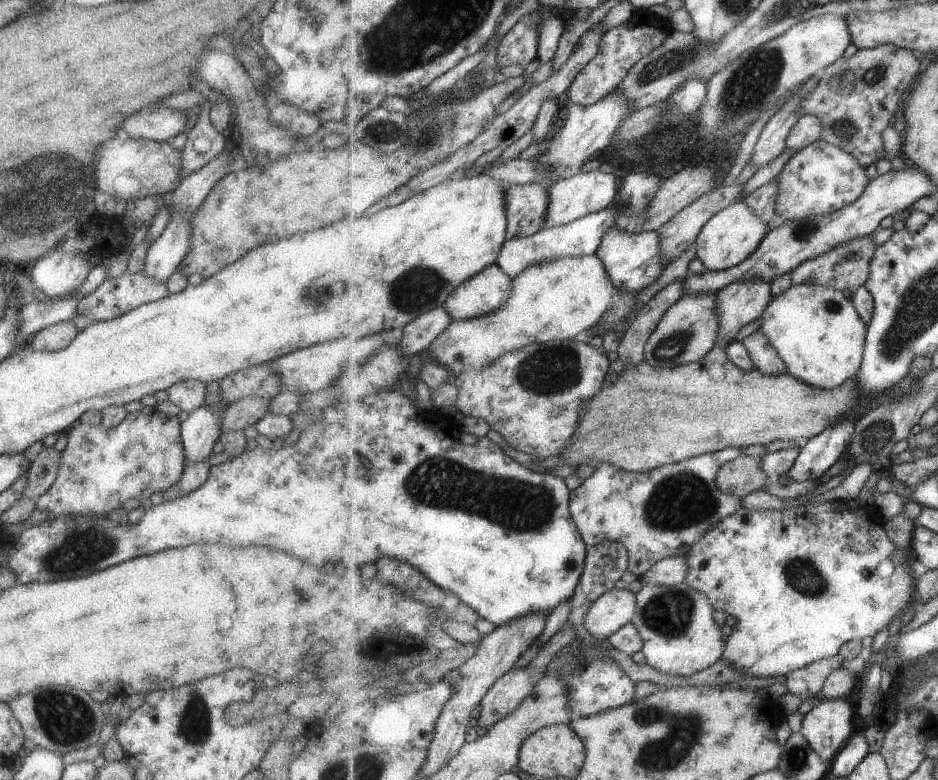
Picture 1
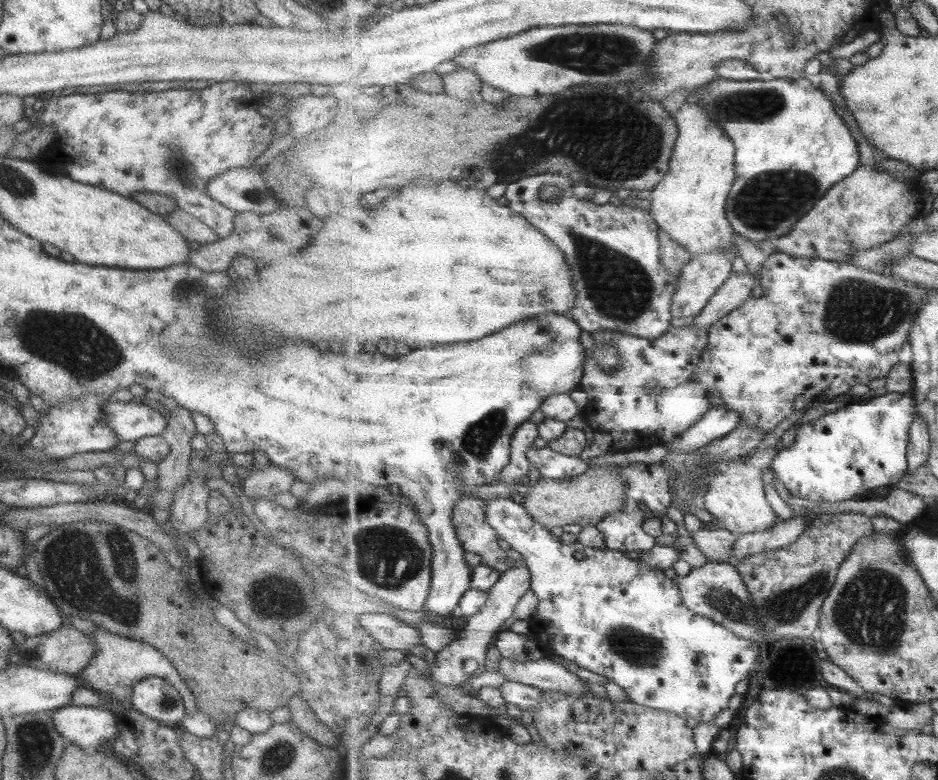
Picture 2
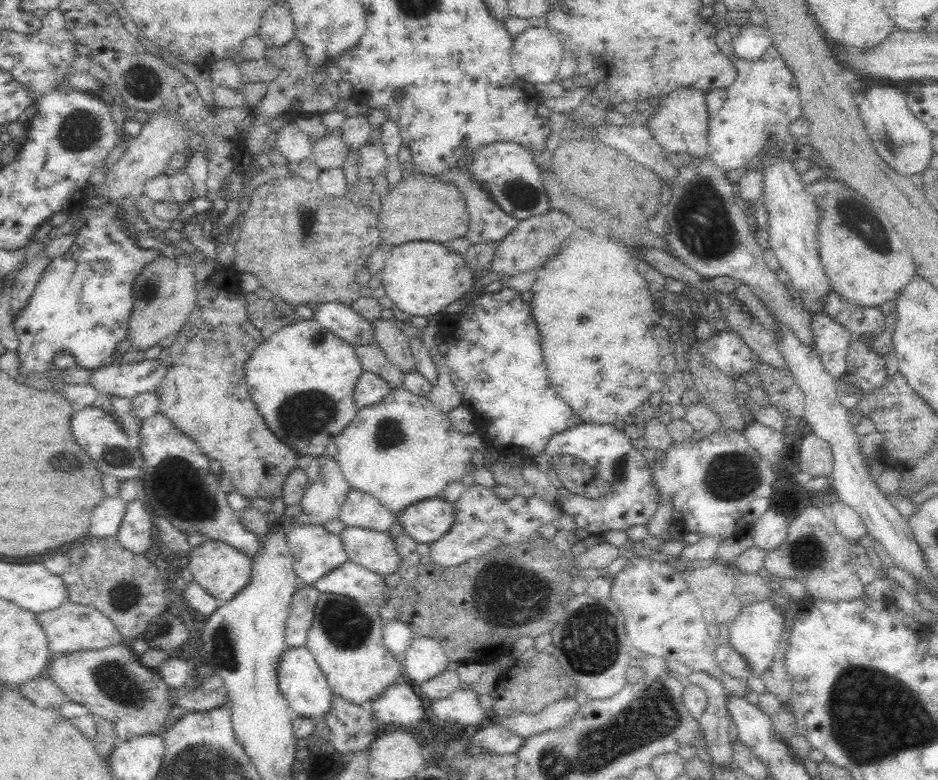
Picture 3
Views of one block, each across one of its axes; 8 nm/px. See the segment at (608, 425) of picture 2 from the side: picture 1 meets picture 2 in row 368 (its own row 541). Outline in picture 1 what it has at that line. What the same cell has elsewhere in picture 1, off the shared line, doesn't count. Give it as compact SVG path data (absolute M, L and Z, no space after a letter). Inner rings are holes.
M729 447L645 472L627 472L603 463L572 490L571 512L588 547L605 539L622 542L630 554L628 570L638 579L660 560L685 557L693 543L727 516L741 508L740 496L731 496L715 484L725 463L734 461L740 448Z

